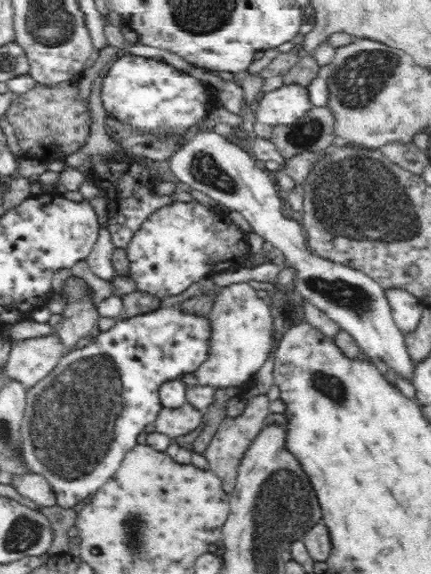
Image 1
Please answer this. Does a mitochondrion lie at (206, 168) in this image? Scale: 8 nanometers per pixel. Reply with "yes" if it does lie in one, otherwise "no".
yes

